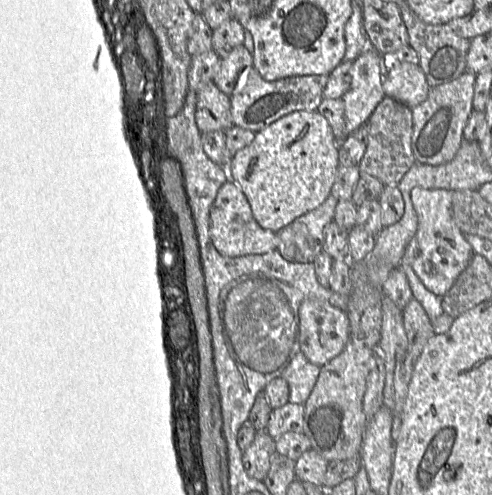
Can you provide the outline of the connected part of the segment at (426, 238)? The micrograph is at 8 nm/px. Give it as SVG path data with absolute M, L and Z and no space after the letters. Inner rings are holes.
M416 187L411 192L411 200L418 216L416 257L412 269L424 286L439 297L443 297L451 289L474 255L471 245L454 222L452 197L453 191L445 189Z

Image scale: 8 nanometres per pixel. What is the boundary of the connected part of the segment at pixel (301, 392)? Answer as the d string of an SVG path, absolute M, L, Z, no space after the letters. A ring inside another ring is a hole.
M298 352L282 373L289 386L289 403L304 404L312 392L320 373L319 366Z

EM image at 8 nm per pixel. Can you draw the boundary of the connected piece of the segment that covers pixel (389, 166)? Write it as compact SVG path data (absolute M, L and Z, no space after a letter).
M385 96L365 124L368 127L367 146L359 163L360 172L365 172L377 178L385 186L398 185L416 162L411 146L412 109L393 98Z

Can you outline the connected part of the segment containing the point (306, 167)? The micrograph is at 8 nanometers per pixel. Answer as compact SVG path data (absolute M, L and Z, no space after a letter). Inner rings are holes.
M315 110L292 112L286 116L281 117L266 128L262 129L260 132L257 132L255 134L255 138L249 145L245 146L233 155L231 161L229 162L232 176L232 180L230 180L229 182L235 182L240 187L251 206L253 216L258 224L262 228L276 233L283 227L293 222L298 217L306 214L311 210L316 209L322 202L324 202L328 198L334 184L337 169L339 167L339 146L340 145L336 143L330 124L328 123L327 119L318 111Z

